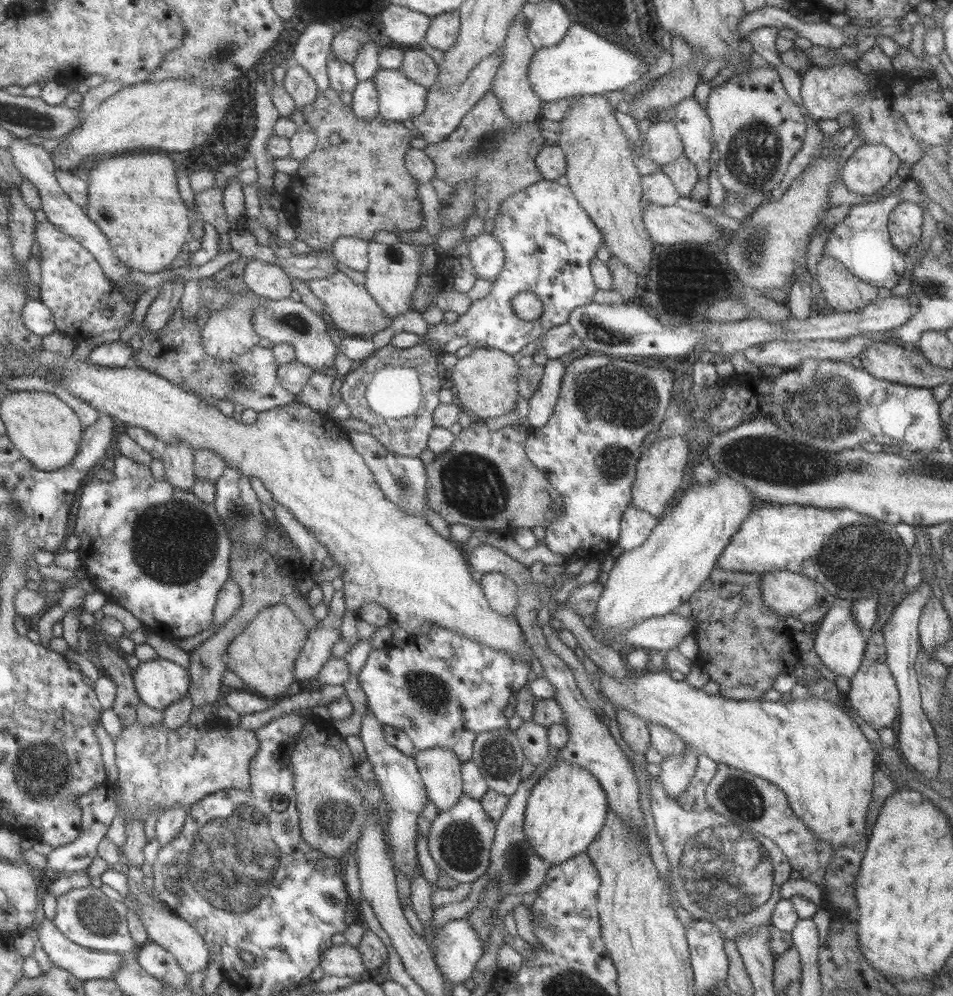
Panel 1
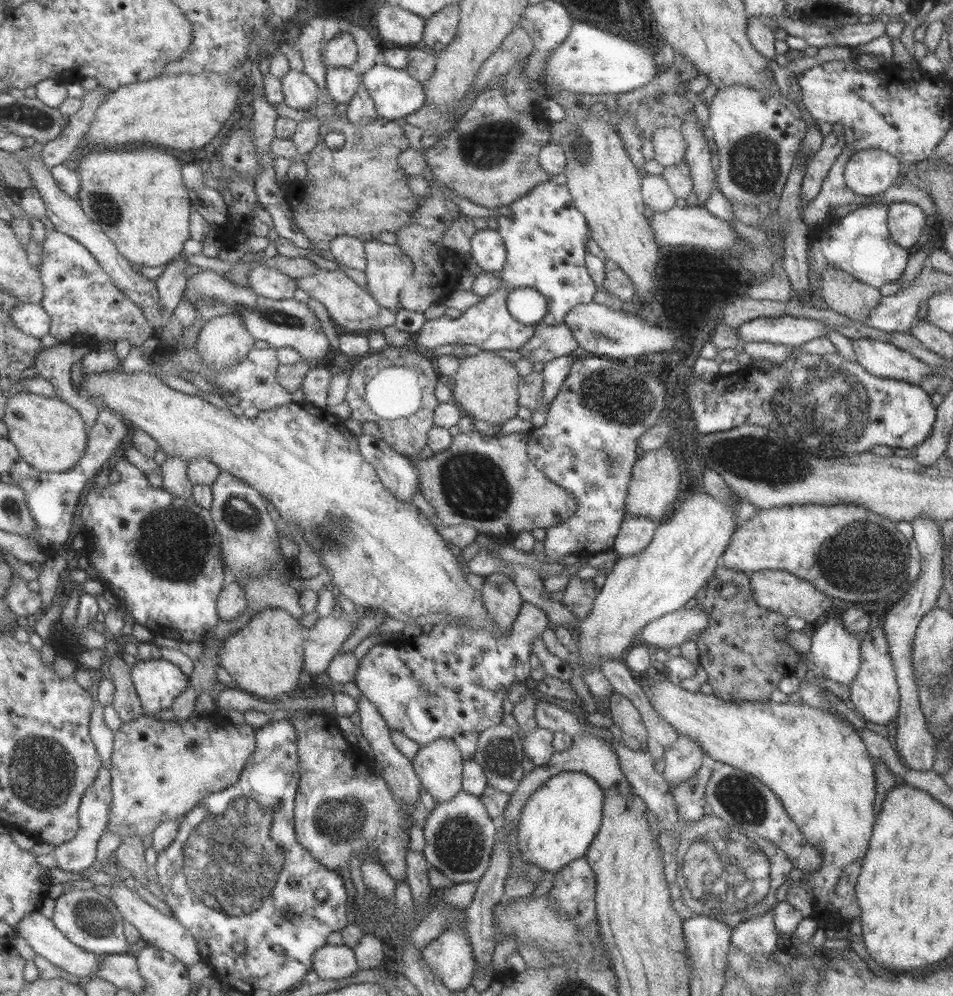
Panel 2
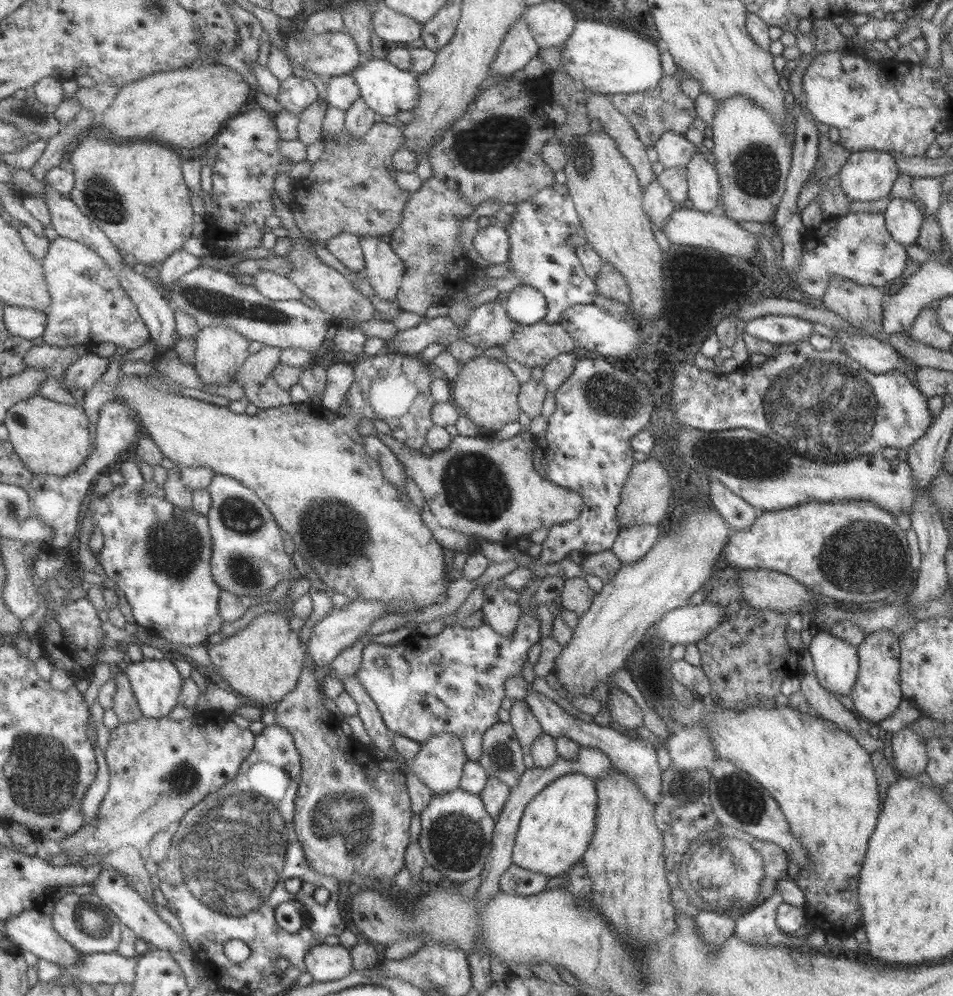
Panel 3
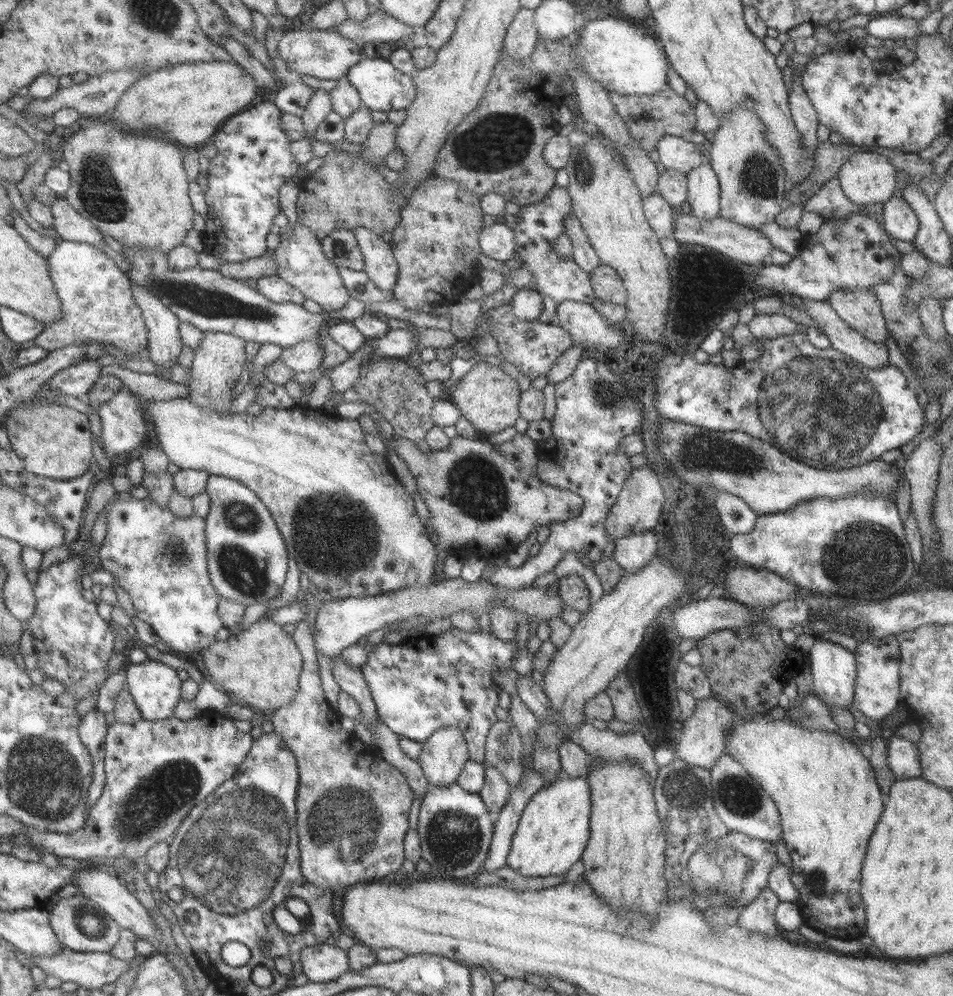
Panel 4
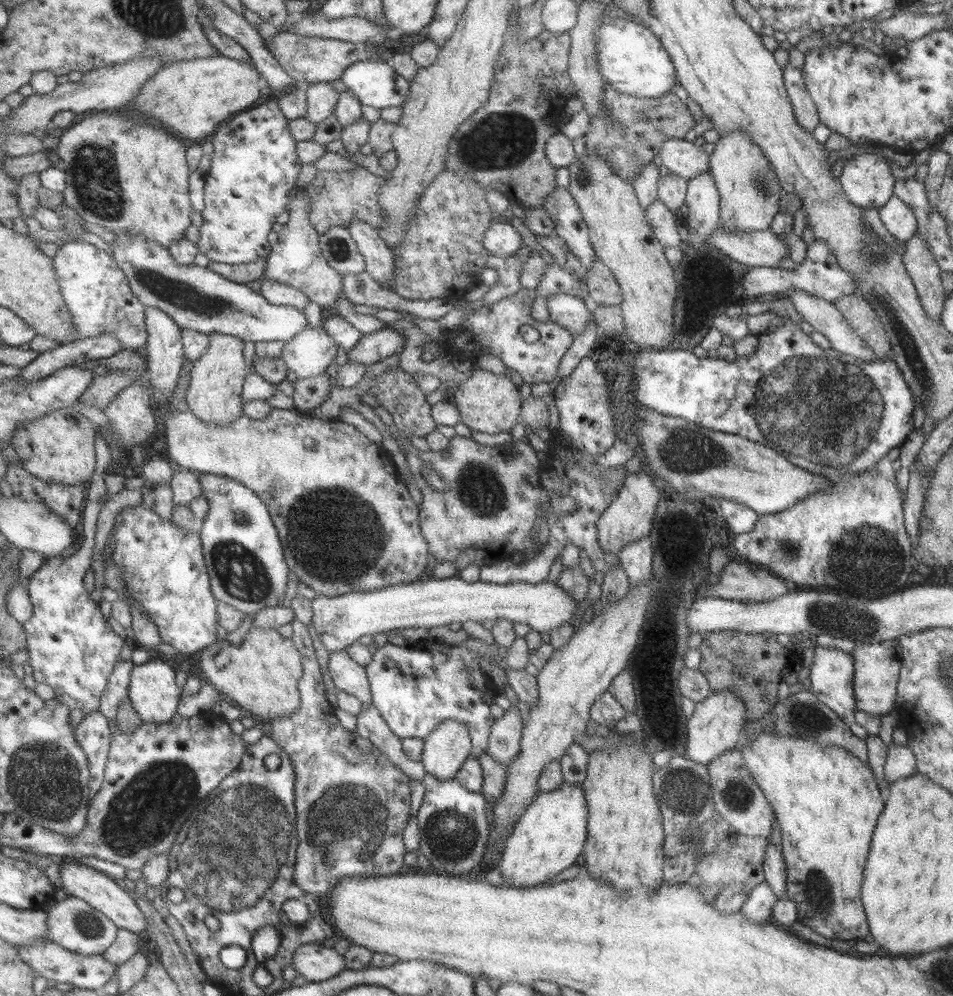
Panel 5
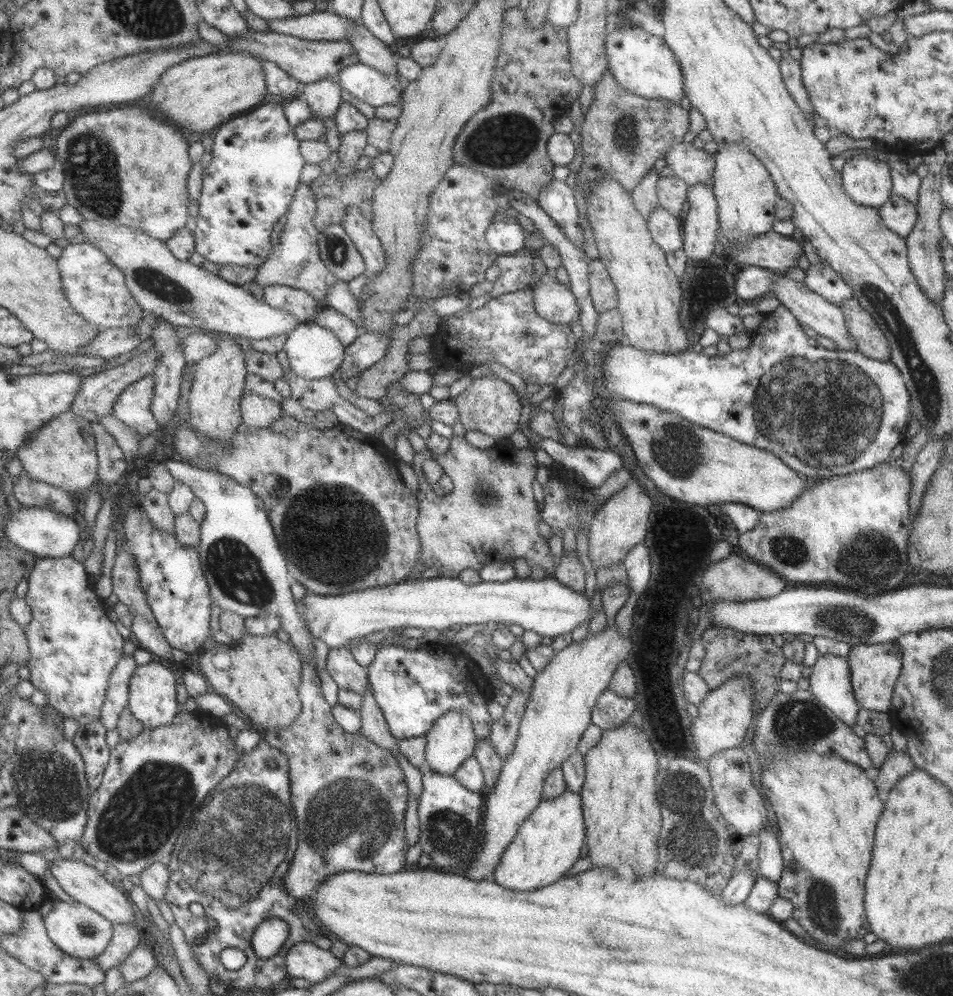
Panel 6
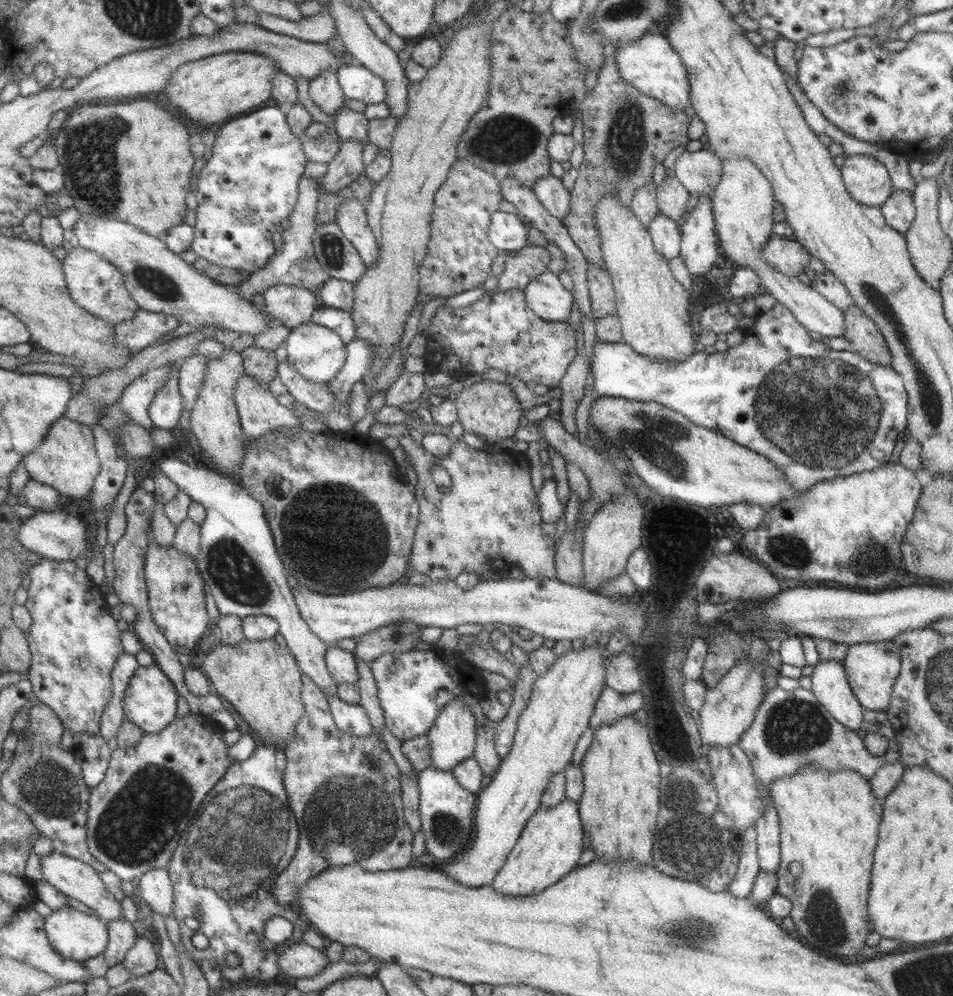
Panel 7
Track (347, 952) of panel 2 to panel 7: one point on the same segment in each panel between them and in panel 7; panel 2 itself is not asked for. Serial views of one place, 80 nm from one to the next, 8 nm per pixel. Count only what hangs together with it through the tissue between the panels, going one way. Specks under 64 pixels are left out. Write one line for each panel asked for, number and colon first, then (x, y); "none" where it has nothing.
3: (323, 962)
4: (322, 963)
5: (314, 962)
6: (304, 960)
7: (299, 960)

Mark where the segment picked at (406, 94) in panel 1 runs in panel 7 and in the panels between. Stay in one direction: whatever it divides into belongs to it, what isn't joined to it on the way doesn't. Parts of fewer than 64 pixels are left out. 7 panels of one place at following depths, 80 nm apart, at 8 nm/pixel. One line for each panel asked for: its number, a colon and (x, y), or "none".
2: (395, 94)
3: (385, 89)
4: (380, 87)
5: (373, 83)
6: (366, 84)
7: (357, 83)

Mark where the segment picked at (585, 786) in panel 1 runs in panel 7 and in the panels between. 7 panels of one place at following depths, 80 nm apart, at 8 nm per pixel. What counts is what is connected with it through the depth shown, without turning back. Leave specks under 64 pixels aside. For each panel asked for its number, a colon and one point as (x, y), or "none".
2: (560, 819)
3: (557, 824)
4: (553, 830)
5: (550, 834)
6: (548, 842)
7: (551, 844)

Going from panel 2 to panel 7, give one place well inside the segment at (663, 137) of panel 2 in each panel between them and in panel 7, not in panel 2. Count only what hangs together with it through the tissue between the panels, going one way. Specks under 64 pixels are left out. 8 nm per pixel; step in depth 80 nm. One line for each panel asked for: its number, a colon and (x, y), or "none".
3: (673, 150)
4: (680, 154)
5: (685, 159)
6: (692, 165)
7: (699, 172)

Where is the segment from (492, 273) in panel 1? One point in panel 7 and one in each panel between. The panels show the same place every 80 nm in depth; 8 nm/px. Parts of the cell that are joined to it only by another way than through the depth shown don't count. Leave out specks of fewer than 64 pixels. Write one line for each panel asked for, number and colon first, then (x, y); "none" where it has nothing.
2: (487, 249)
3: (491, 242)
4: (497, 241)
5: (500, 239)
6: (504, 235)
7: (506, 233)

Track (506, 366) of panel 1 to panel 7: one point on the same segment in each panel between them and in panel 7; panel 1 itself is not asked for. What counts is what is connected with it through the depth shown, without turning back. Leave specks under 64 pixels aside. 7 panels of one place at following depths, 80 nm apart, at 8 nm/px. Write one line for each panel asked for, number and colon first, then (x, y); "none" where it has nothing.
2: (484, 387)
3: (486, 391)
4: (487, 398)
5: (488, 402)
6: (489, 405)
7: (489, 410)

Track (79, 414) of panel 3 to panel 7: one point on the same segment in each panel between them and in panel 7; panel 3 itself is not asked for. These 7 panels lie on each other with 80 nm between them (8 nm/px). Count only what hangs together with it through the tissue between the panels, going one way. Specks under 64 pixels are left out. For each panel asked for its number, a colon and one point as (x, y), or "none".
4: (55, 441)
5: (61, 447)
6: (64, 454)
7: (68, 460)

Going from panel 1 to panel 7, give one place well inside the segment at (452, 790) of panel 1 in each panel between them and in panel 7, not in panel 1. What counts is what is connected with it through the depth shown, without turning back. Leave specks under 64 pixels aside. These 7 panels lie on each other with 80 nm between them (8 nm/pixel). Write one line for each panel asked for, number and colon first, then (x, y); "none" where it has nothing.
2: (438, 766)
3: (438, 763)
4: (444, 752)
5: (445, 748)
6: (450, 740)
7: (452, 736)

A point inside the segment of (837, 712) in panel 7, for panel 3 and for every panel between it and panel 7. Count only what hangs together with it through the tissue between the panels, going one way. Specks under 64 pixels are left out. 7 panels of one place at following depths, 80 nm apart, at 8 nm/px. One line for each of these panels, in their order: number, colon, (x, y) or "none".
3: (835, 663)
4: (832, 668)
5: (831, 673)
6: (829, 681)

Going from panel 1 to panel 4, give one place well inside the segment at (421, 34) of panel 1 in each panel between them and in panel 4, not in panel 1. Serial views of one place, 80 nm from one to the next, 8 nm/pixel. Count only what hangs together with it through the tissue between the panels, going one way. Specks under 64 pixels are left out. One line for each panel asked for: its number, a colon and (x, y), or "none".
2: (394, 24)
3: (389, 26)
4: (378, 27)

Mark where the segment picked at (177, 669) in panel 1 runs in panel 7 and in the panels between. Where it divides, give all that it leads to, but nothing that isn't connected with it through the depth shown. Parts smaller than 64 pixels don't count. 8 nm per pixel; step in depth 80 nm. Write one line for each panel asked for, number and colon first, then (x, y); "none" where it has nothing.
2: (158, 682)
3: (155, 683)
4: (155, 687)
5: (152, 689)
6: (152, 692)
7: (149, 701)

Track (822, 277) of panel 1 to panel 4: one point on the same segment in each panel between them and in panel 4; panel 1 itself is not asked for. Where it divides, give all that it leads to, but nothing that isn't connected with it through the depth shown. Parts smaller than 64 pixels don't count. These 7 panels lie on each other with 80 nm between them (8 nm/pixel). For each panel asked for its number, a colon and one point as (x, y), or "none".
2: (842, 293)
3: (859, 305)
4: (858, 308)

